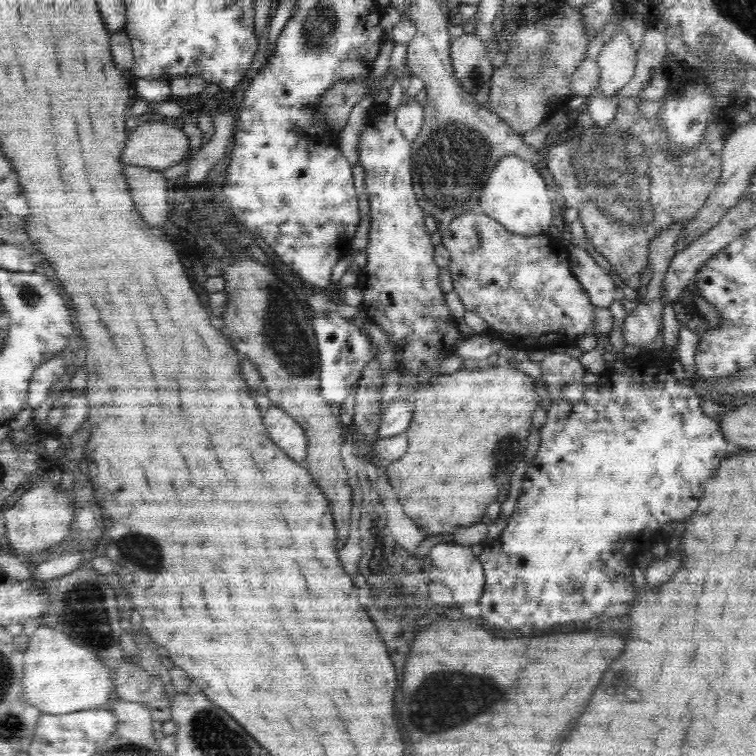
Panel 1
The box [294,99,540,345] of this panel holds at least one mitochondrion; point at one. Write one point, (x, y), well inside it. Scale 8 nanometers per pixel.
(452, 160)

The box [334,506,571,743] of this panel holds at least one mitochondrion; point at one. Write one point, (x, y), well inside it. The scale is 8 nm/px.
(445, 701)

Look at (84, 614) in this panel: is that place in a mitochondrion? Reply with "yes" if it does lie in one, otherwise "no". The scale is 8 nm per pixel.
yes

